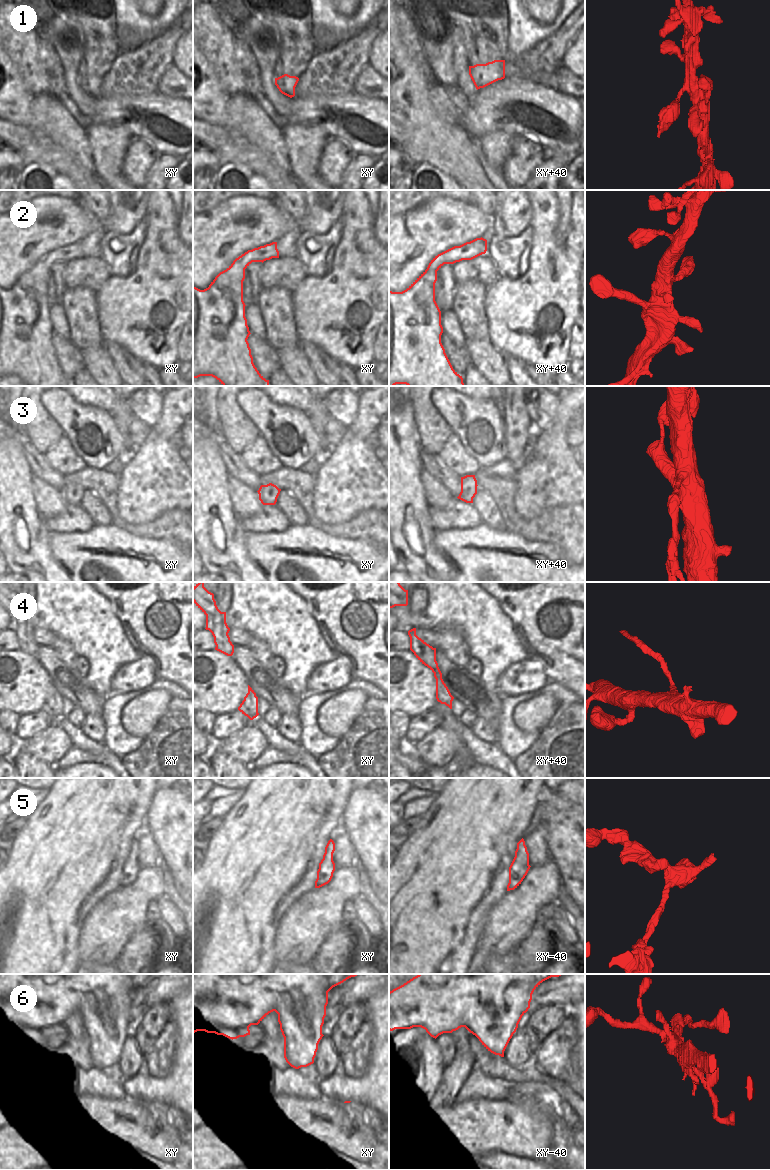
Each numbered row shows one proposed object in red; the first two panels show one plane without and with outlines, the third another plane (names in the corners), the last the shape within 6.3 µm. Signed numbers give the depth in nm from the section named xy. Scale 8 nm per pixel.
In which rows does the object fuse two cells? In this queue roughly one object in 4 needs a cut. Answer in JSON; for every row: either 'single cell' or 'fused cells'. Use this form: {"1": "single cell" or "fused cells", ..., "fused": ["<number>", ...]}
{"1": "single cell", "2": "single cell", "3": "fused cells", "4": "fused cells", "5": "single cell", "6": "fused cells", "fused": ["3", "4", "6"]}

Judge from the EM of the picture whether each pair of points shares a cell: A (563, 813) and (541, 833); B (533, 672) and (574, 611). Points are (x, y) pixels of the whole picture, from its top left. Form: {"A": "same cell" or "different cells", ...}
{"A": "different cells", "B": "different cells"}

